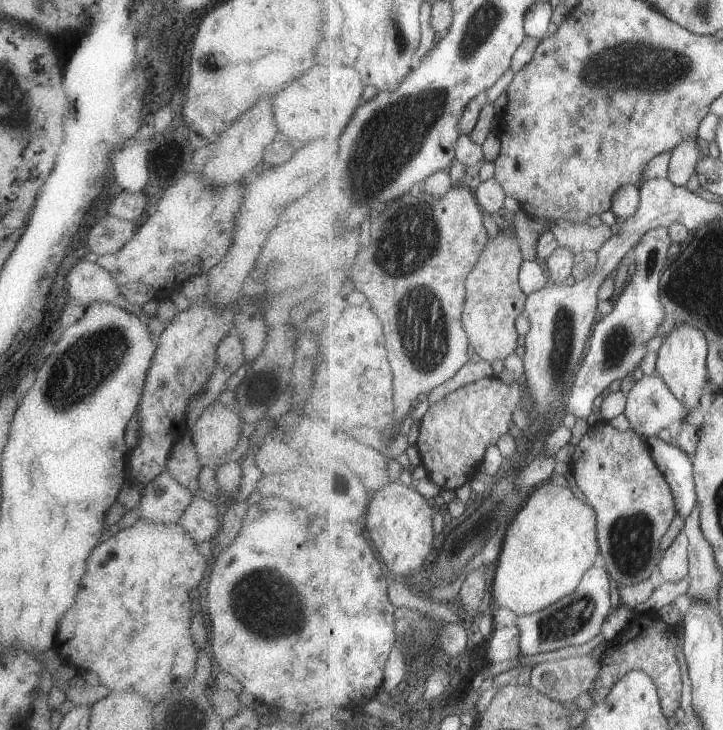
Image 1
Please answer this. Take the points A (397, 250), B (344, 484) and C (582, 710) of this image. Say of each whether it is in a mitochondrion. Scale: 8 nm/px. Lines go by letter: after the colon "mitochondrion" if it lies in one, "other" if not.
A: mitochondrion
B: mitochondrion
C: other

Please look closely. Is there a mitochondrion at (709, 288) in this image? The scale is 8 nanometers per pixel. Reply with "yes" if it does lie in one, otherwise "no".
yes

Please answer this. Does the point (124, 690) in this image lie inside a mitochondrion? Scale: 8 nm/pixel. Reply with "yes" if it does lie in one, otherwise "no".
no

